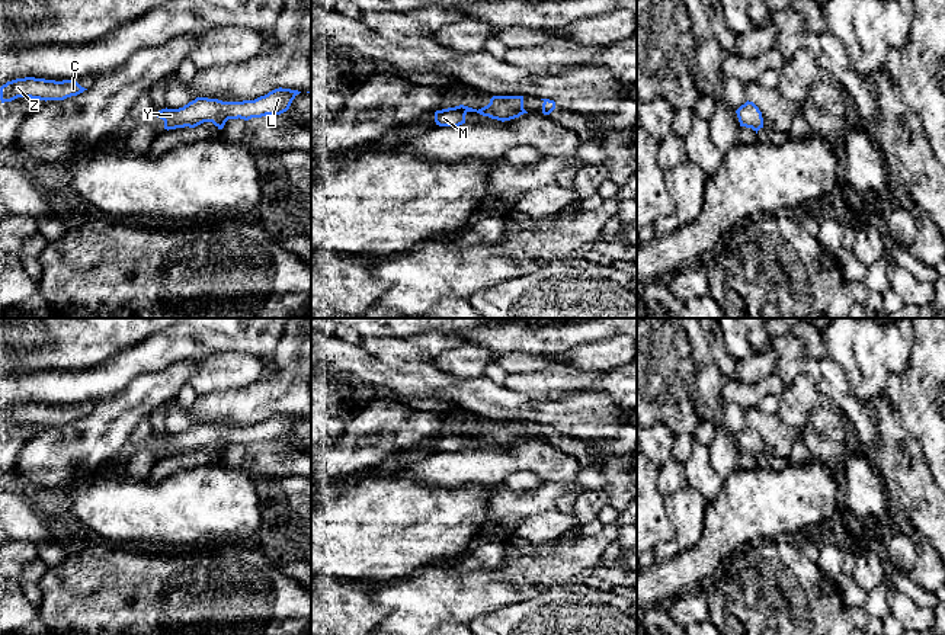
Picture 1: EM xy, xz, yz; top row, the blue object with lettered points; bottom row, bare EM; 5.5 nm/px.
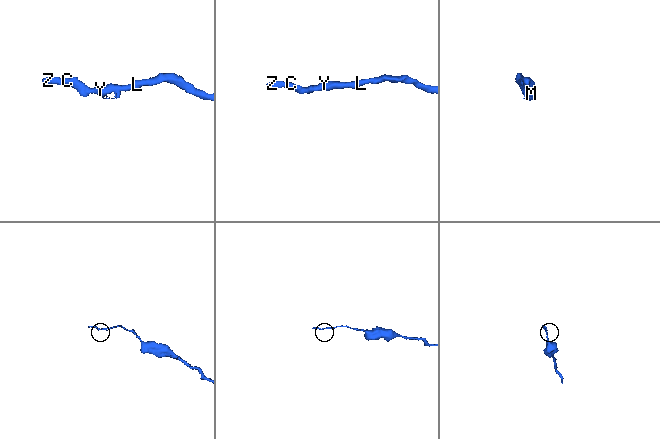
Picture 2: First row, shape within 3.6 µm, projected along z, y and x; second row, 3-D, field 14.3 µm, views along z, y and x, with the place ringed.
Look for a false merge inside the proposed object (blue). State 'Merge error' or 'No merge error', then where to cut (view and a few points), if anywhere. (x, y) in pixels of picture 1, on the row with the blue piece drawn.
No merge error. No split

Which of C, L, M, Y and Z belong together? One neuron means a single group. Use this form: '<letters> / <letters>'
C L M Y Z

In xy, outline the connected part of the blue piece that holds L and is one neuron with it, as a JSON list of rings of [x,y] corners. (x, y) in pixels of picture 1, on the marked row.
[[[275,89],[254,100],[222,102],[218,99],[196,97],[179,109],[161,109],[154,115],[164,121],[164,129],[195,128],[204,122],[212,122],[222,129],[228,119],[262,118],[286,112],[301,92],[291,89]]]

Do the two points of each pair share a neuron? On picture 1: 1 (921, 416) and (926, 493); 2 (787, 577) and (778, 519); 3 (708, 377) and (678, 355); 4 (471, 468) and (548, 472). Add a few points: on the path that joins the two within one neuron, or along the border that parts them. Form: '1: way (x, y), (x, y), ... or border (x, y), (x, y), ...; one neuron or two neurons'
1: border (903, 425), (919, 443), (929, 470); two neurons
2: border (779, 535), (775, 538); two neurons
3: way (701, 377), (685, 362); one neuron
4: way (490, 467), (499, 462), (529, 462); one neuron

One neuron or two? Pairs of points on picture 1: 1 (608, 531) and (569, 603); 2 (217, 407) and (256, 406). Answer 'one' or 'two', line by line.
1: two
2: one

